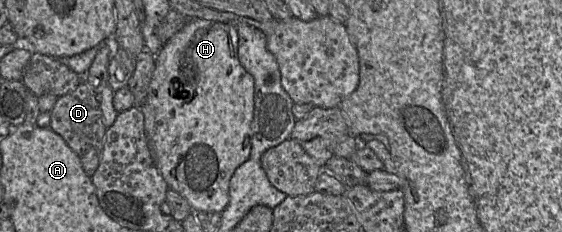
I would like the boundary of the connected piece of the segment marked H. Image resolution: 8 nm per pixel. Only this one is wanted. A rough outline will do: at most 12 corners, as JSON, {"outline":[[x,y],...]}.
{"outline":[[193,19],[155,56],[154,162],[222,213],[250,157],[254,78],[229,21]]}

